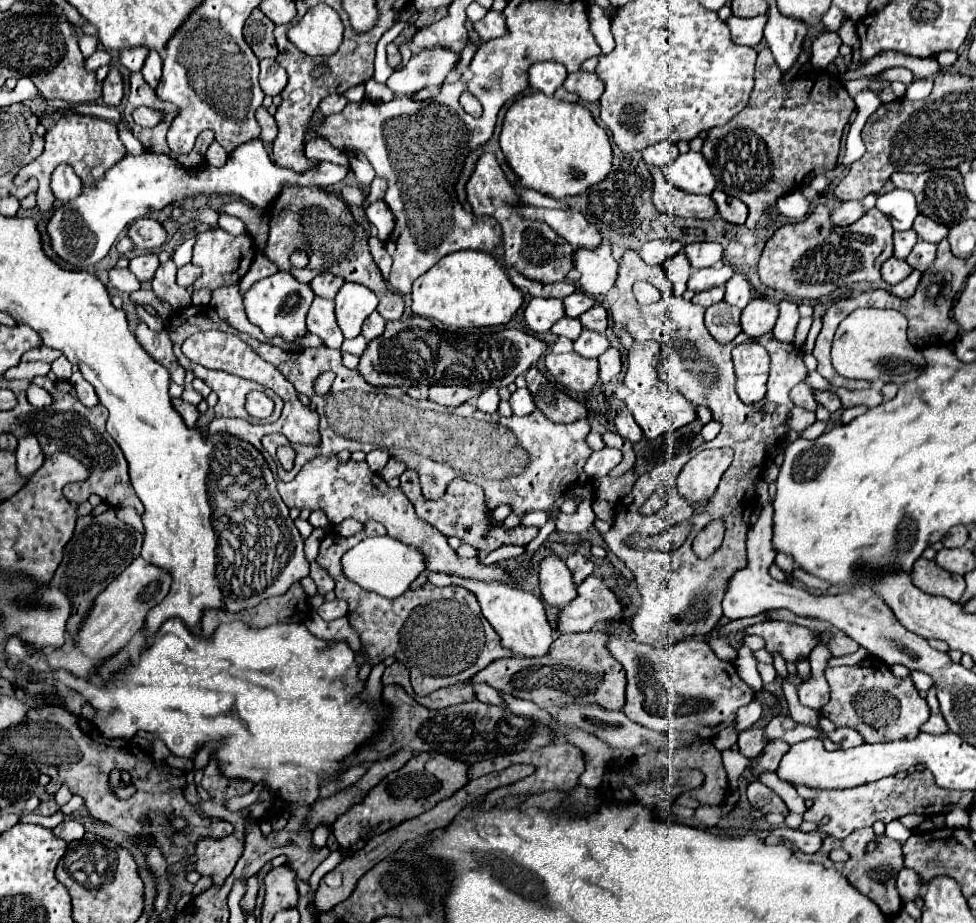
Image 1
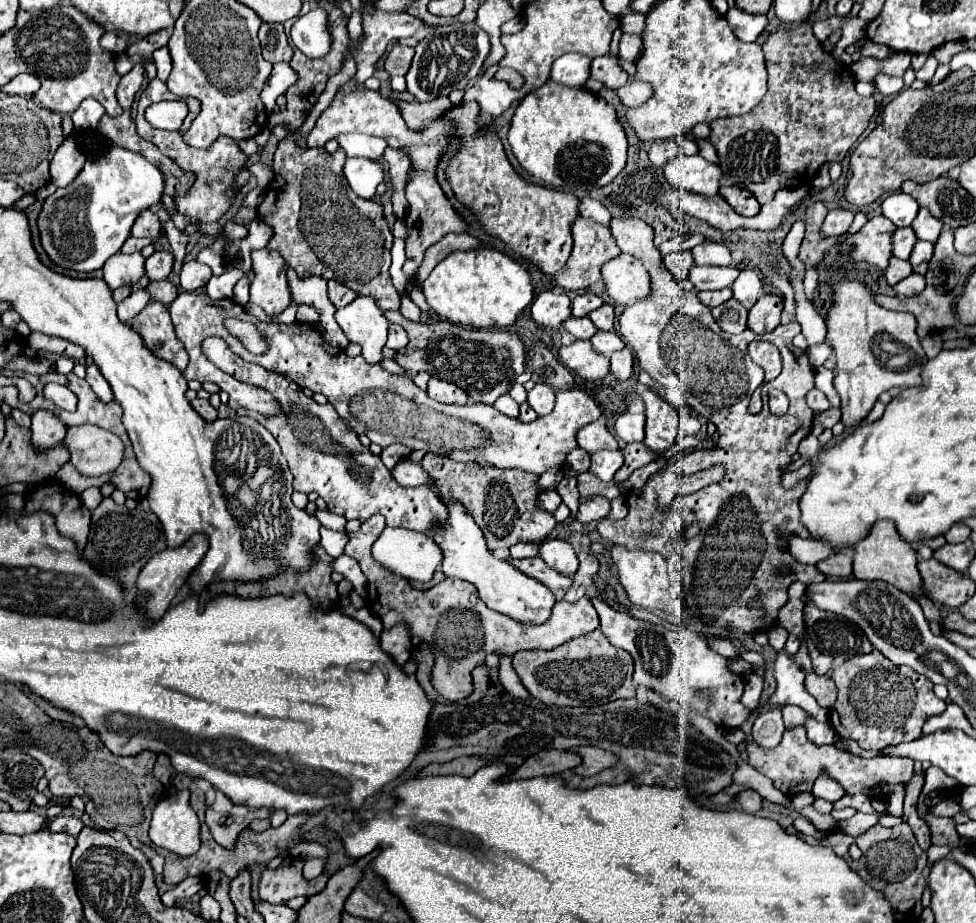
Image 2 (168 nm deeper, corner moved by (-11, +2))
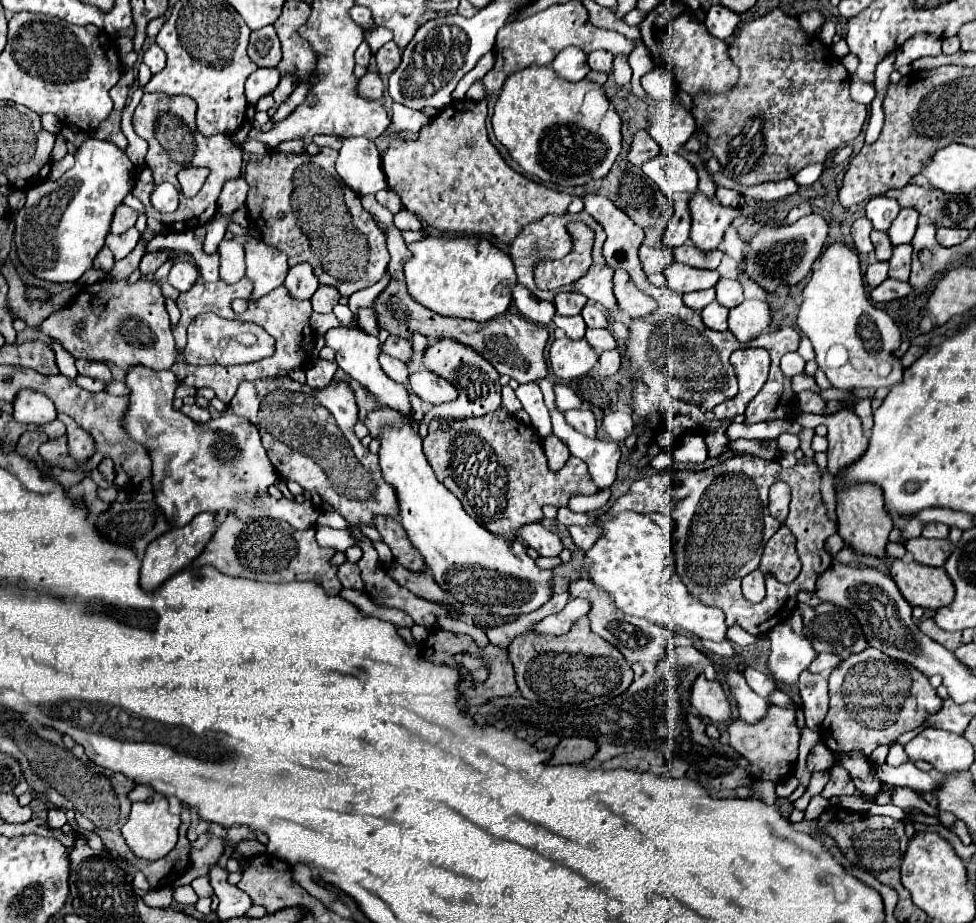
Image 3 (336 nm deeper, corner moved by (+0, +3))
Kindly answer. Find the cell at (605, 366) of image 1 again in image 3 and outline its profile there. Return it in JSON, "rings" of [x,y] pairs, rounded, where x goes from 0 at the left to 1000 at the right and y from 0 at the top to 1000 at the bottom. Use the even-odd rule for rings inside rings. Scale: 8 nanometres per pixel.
{"rings":[[[624,379],[624,381],[618,381],[614,386],[614,405],[616,407],[628,407],[636,397],[636,390],[634,390],[634,379]]]}

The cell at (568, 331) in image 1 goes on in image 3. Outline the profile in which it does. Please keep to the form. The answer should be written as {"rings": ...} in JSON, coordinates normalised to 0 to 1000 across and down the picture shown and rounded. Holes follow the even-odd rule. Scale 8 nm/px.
{"rings":[[[571,340],[571,342],[567,345],[567,349],[569,349],[569,353],[577,355],[579,362],[581,362],[585,368],[595,368],[595,366],[599,364],[601,353],[599,353],[595,340],[585,342],[585,345],[581,345],[581,342],[573,342],[573,340]]]}

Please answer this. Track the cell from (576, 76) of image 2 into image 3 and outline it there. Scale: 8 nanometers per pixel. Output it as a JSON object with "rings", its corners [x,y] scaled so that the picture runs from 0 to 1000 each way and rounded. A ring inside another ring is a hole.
{"rings":[[[579,52],[575,54],[569,65],[565,67],[565,74],[569,76],[569,80],[577,87],[583,87],[583,89],[591,89],[591,87],[597,87],[599,80],[603,78],[603,72],[601,72],[601,61],[597,54],[593,52]]]}

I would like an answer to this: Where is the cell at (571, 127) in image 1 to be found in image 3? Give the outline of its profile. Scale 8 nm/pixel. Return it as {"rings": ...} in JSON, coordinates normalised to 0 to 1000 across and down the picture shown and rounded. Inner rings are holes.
{"rings":[[[542,72],[517,87],[503,134],[509,152],[540,189],[560,199],[595,202],[626,184],[636,165],[636,130],[630,121],[624,121],[614,128],[612,139],[603,141],[595,124],[597,104],[603,95],[606,91],[599,87],[573,87],[563,72]]]}

